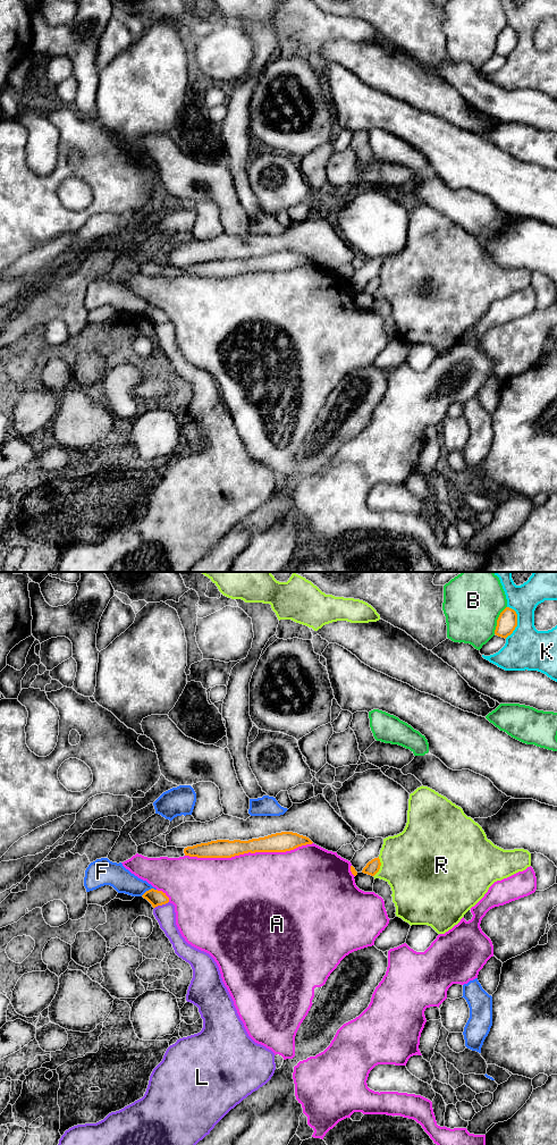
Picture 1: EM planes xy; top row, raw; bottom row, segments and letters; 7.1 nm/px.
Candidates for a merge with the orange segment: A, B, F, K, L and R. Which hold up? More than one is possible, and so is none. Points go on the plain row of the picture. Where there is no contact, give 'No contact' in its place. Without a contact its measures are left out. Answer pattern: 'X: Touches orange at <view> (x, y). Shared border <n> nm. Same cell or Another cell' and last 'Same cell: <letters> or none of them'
A: Touches orange at xy (249, 270). Shared border 900 nm. Another cell
B: Touches orange at xy (497, 39). Shared border 220 nm. Another cell
F: Touches orange at xy (149, 309). Shared border 120 nm. Another cell
K: Touches orange at xy (516, 41). Shared border 240 nm. Another cell
L: Touches orange at xy (161, 323). Shared border 120 nm. Another cell
R: Touches orange at xy (379, 286). Shared border 150 nm. Another cell
Same cell: none of them

